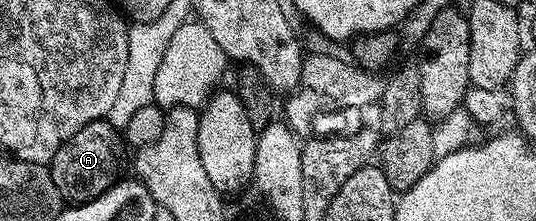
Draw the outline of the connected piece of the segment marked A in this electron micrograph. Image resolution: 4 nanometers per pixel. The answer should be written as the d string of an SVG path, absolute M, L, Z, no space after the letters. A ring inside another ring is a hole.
M108 121L85 124L81 132L65 140L65 144L61 144L61 148L57 148L57 152L52 156L49 169L53 176L53 184L57 184L68 203L91 202L120 181L119 169L123 166L123 150L125 151L125 142L120 131Z

